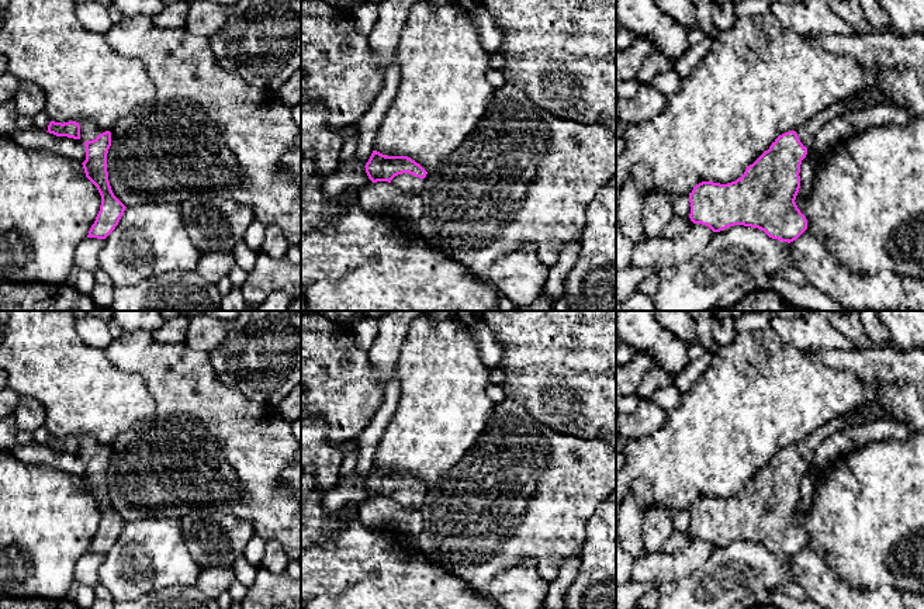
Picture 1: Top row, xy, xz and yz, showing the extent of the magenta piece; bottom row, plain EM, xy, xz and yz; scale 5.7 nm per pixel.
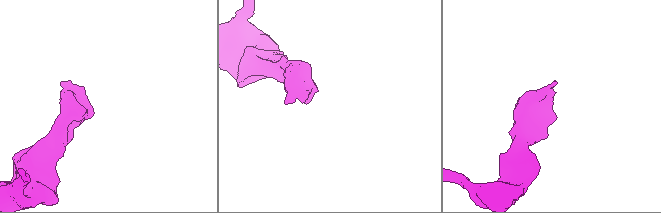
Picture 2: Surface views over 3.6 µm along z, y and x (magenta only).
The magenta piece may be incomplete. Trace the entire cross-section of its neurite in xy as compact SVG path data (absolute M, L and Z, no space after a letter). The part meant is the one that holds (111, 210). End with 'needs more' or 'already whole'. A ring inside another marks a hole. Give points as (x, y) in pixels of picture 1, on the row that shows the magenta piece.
M69 121L48 125L49 134L80 139L86 146L86 160L82 163L86 177L97 187L101 195L100 211L87 238L105 239L118 225L125 205L114 195L107 172L107 153L111 146L111 132L98 128L91 121Z; needs more

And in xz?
M373 150L364 167L373 183L392 183L405 197L421 195L428 174L419 163L408 156L385 156L377 150Z; needs more

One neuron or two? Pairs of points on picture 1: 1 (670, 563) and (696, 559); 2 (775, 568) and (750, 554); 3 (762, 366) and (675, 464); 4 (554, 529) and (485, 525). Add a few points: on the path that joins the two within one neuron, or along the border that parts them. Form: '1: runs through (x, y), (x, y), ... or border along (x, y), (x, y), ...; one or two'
1: runs through (677, 563), (684, 563), (689, 559); one
2: runs through (770, 568), (764, 568), (755, 560); one
3: runs through (750, 390), (699, 440); one
4: runs through (537, 525), (502, 525); one

